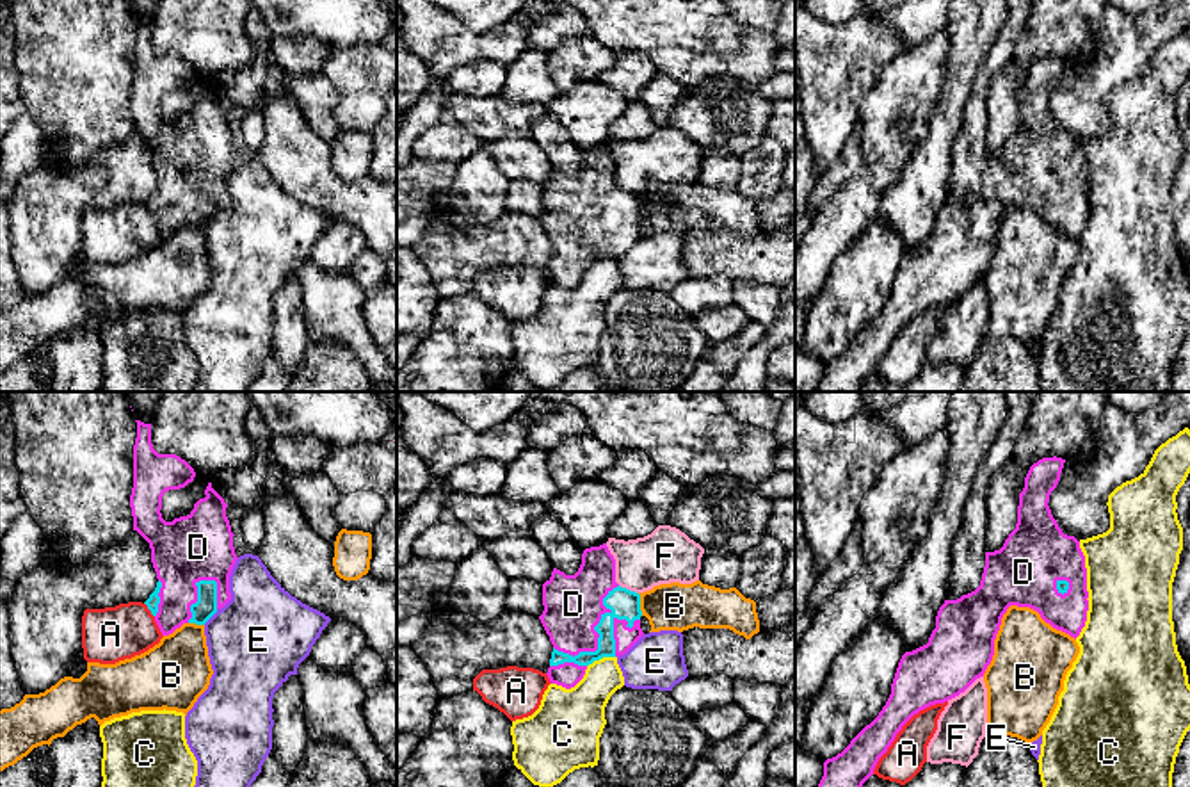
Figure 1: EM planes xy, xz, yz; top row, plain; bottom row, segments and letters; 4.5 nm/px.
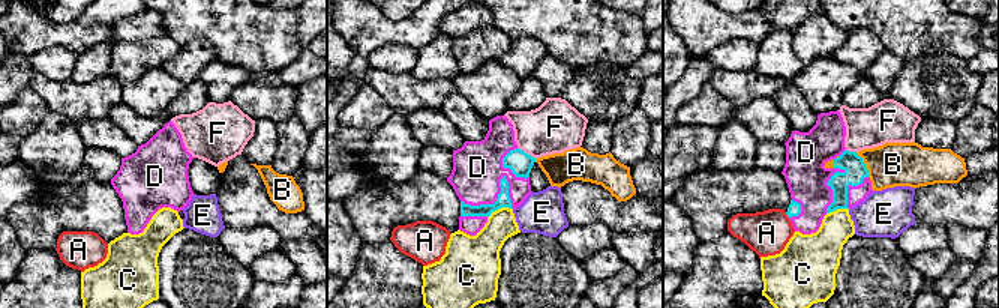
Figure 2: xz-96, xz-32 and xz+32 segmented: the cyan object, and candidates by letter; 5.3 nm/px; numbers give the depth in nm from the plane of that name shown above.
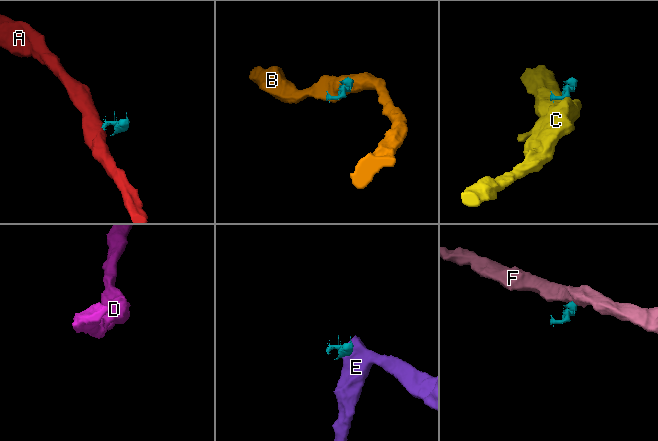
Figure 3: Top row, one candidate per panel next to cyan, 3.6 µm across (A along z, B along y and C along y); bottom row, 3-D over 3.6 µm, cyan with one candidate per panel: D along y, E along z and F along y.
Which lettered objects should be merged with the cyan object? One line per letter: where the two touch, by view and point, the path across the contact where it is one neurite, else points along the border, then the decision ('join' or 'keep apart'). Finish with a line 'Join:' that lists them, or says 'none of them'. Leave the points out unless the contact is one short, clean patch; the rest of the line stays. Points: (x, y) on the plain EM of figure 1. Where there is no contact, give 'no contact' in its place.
A: meets cyan in xy at (148, 209); border along xy (144, 203), (153, 218); keep apart
B: meets cyan in xz at (639, 205); border along xz (637, 194), (643, 216); keep apart
C: meets cyan in xz at (600, 259); border along xz (614, 257), (603, 257), (587, 267); keep apart
D: meets cyan in xz at (598, 239); join
E: meets cyan in xy at (210, 218); border along xy (217, 210), (203, 225); keep apart
F: meets cyan in xz at (628, 191); border along xz (619, 186), (637, 194); keep apart
Join: D

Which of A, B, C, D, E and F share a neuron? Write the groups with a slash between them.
A / B / C / D / E / F

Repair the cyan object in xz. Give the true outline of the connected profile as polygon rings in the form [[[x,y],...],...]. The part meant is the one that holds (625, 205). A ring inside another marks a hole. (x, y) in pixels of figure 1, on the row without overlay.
[[[607,144],[585,150],[575,176],[553,169],[539,217],[553,246],[548,280],[575,288],[594,262],[624,256],[642,237],[640,196],[615,183]]]

